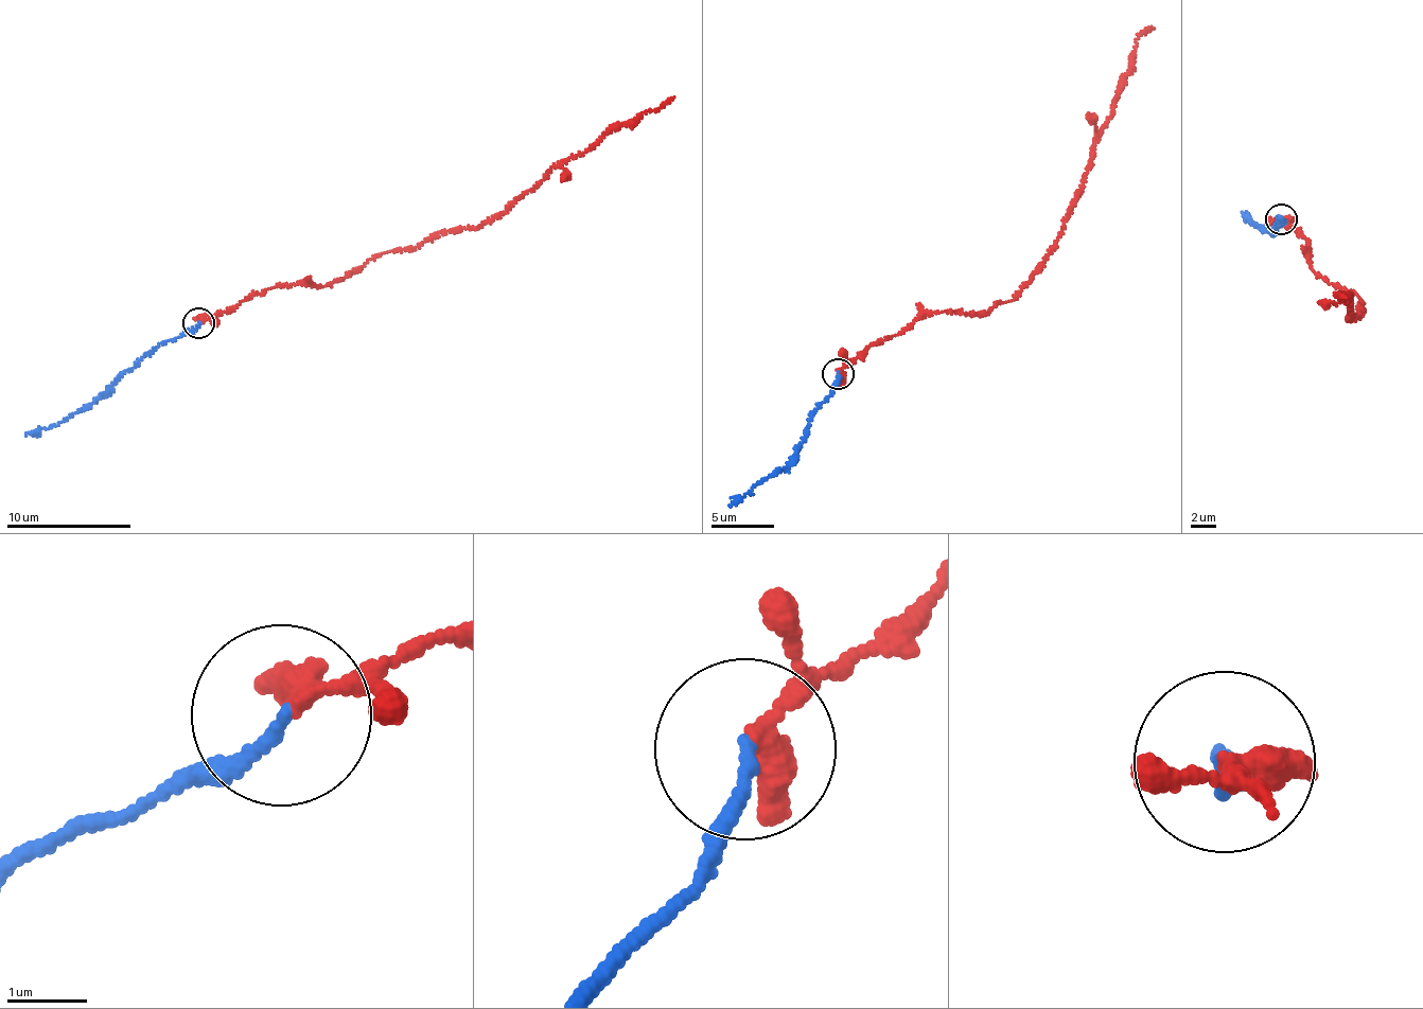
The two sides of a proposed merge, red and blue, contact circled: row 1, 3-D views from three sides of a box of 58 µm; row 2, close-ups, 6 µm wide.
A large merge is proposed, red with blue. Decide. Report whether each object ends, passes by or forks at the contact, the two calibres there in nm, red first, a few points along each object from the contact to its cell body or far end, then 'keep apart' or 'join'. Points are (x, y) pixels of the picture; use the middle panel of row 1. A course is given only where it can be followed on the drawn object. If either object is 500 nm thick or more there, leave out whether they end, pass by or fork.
red ends; blue ends; calibres 440 and 140 nm; course red (838, 374), (870, 346), (925, 318), (986, 313), (1017, 299), (1040, 272), (1068, 218), (1140, 34), (1154, 29); course blue (838, 374), (786, 466), (753, 484), (730, 507); join

